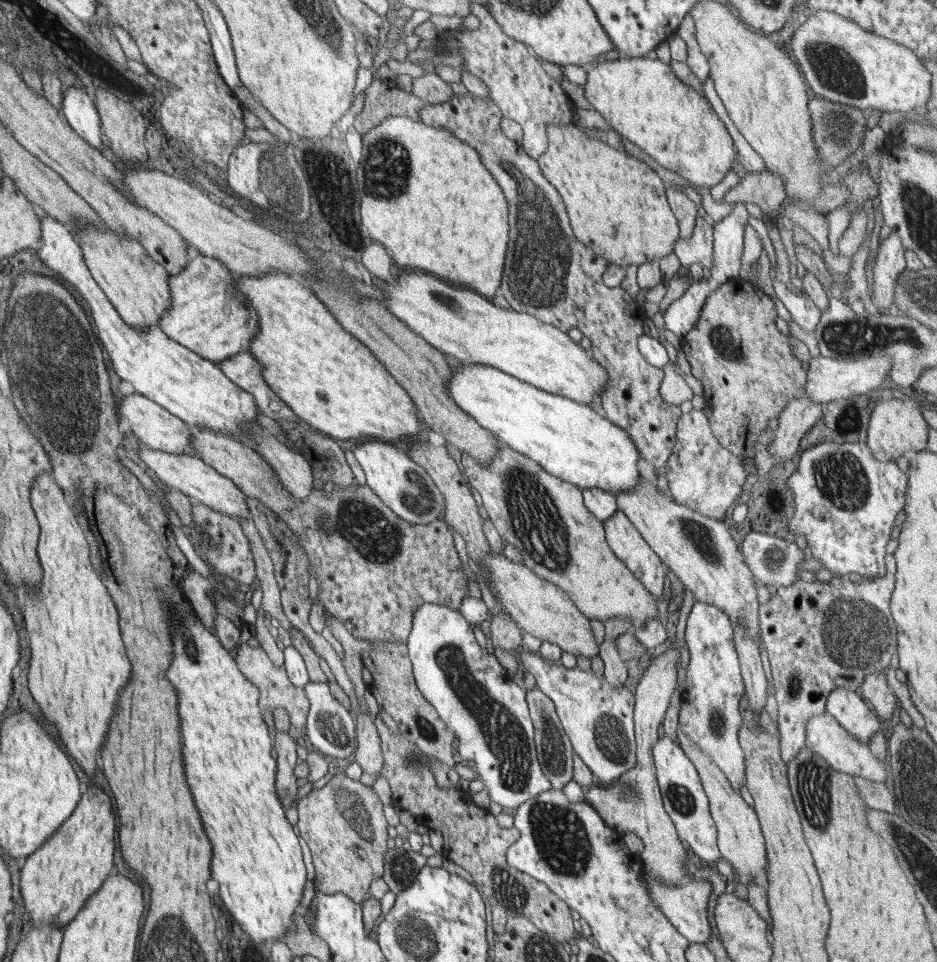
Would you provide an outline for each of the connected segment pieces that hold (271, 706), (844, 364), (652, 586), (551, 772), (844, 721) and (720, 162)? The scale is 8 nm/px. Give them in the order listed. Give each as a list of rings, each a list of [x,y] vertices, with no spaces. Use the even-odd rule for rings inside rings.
[[[247,643],[240,645],[238,655],[236,656],[236,665],[238,669],[257,687],[260,687],[260,707],[263,711],[274,712],[276,708],[284,708],[290,716],[290,722],[293,730],[300,735],[304,726],[307,724],[307,712],[310,702],[306,699],[305,691],[302,687],[295,687],[289,681],[286,669],[284,667],[276,667],[267,653],[261,646],[251,647]]]
[[[884,355],[884,357],[836,361],[820,356],[810,359],[809,364],[809,369],[806,372],[805,395],[824,406],[826,403],[841,397],[856,396],[867,392],[874,393],[875,390],[887,387],[892,359],[888,355]]]
[[[618,509],[603,525],[607,543],[614,555],[650,594],[655,598],[662,595],[666,570],[630,519]]]
[[[538,686],[526,692],[526,701],[533,725],[535,726],[535,743],[538,762],[545,777],[551,782],[551,788],[560,790],[573,779],[573,746],[564,727],[561,725],[557,710],[550,698],[544,695]]]
[[[847,688],[832,690],[825,710],[840,726],[863,743],[868,744],[869,738],[880,730],[881,721],[872,706]]]
[[[648,56],[640,58],[621,57],[610,61],[604,61],[603,63],[597,63],[597,65],[592,65],[588,68],[587,82],[583,88],[585,96],[588,99],[588,102],[592,105],[592,108],[594,107],[594,110],[598,111],[602,117],[604,117],[604,120],[613,127],[613,130],[646,152],[646,154],[653,158],[658,164],[661,164],[664,168],[668,168],[668,170],[676,172],[683,178],[688,179],[690,183],[693,183],[698,187],[711,188],[715,184],[722,182],[724,176],[728,174],[728,170],[732,168],[734,158],[737,157],[737,151],[735,150],[734,140],[732,139],[732,136],[730,136],[731,134],[727,131],[724,122],[722,122],[719,116],[716,115],[716,112],[714,112],[705,95],[700,95],[698,91],[682,83],[681,80],[675,76],[672,67],[670,67],[669,64],[662,63],[660,59],[652,59]]]

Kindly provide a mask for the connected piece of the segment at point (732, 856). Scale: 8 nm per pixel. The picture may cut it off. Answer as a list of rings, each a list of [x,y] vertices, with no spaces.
[[[680,729],[677,737],[681,749],[693,762],[699,772],[703,789],[709,800],[709,809],[717,826],[717,845],[721,852],[721,858],[730,862],[739,884],[745,886],[749,879],[765,883],[767,878],[767,860],[765,851],[765,839],[754,808],[744,801],[740,793],[735,791],[728,777],[722,769],[697,744],[689,739],[689,736]]]

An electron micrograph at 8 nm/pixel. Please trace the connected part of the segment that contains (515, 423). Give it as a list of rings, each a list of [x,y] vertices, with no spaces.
[[[462,363],[458,370],[452,371],[447,392],[460,410],[469,414],[482,428],[495,434],[503,444],[531,458],[548,474],[572,483],[580,490],[602,489],[612,494],[629,493],[638,484],[638,460],[641,456],[636,445],[623,428],[612,424],[594,406],[559,394],[550,394],[492,366],[470,363]]]

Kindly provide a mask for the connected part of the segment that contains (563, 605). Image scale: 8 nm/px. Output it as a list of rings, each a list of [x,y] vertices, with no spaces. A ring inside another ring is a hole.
[[[492,551],[492,556],[484,559],[490,589],[494,591],[498,603],[502,603],[503,610],[519,625],[519,628],[530,633],[541,642],[558,645],[564,652],[570,652],[576,657],[592,658],[599,652],[594,634],[590,626],[590,619],[578,610],[574,602],[558,586],[538,577],[523,563],[515,564],[502,554]]]

